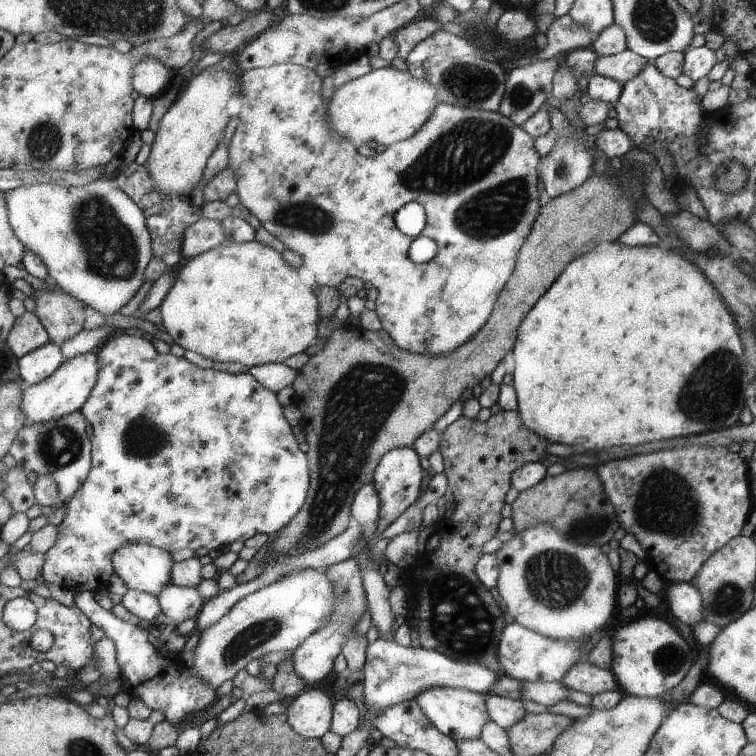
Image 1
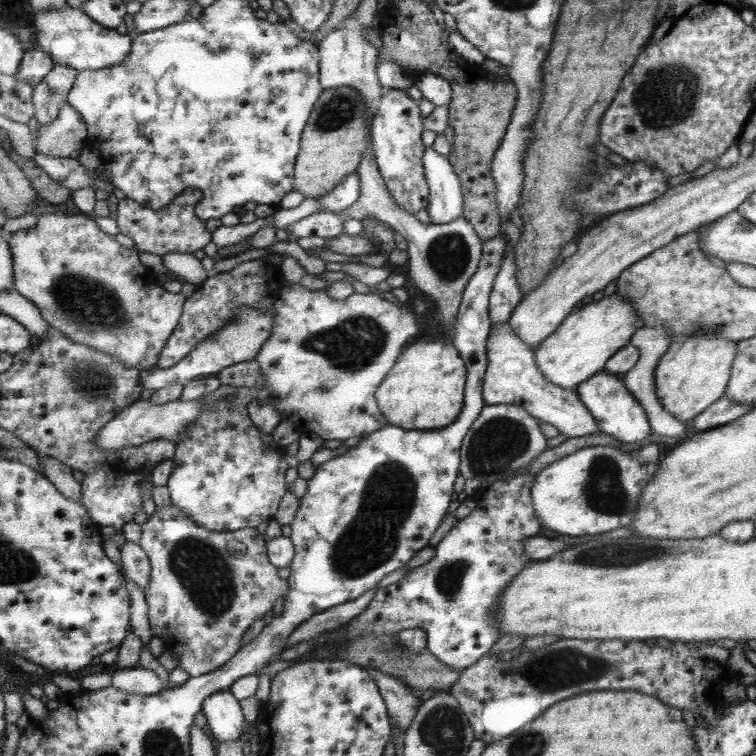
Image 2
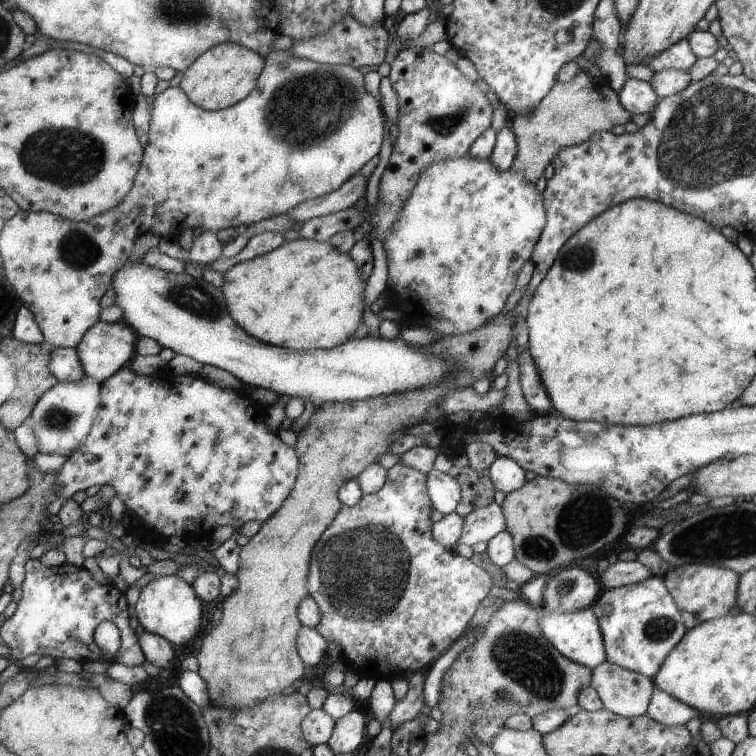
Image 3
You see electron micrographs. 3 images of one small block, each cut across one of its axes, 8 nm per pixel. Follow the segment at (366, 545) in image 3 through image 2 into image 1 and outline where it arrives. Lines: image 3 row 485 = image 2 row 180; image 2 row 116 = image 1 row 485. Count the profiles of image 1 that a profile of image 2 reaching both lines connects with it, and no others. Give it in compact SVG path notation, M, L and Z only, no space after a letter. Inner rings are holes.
M395 447L387 451L382 456L381 462L375 467L371 484L378 491L380 502L378 510L378 519L375 521L374 535L379 537L380 533L393 522L416 498L419 494L419 486L422 485L421 466L413 447Z

